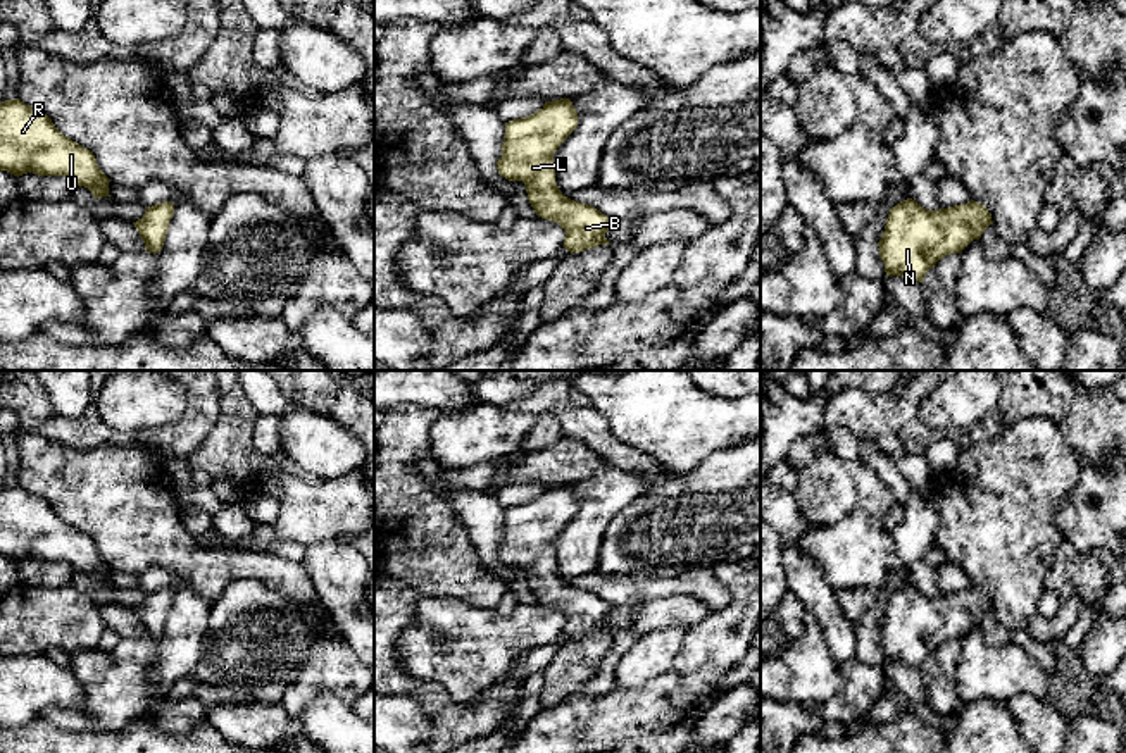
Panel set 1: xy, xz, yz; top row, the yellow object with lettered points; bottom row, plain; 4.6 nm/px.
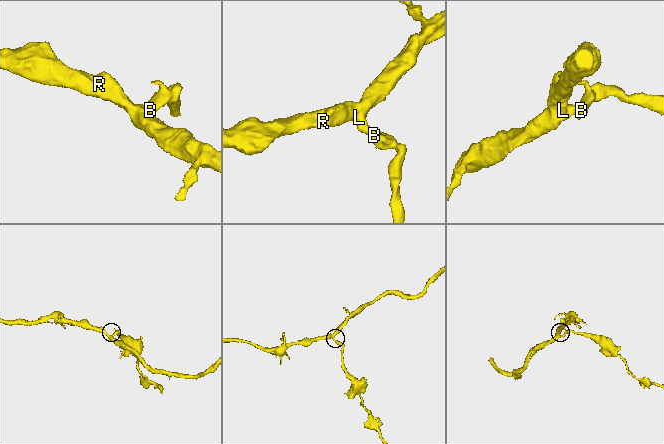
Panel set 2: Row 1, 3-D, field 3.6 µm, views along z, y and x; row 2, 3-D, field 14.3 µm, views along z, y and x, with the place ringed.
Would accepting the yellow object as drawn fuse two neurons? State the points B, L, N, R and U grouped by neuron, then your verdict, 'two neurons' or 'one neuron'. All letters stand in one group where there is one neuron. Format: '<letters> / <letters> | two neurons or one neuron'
B L N R U | one neuron

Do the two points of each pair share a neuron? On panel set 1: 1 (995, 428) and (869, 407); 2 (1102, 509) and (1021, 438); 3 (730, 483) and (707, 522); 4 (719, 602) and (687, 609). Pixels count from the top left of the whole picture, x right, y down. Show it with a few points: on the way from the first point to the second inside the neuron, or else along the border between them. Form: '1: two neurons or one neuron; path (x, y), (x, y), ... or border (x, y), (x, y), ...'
1: one neuron; path (964, 435), (918, 435), (900, 417)
2: two neurons; border (1078, 455), (1078, 483), (1061, 505), (1057, 522)
3: one neuron; path (730, 493), (730, 498), (716, 512)
4: two neurons; border (666, 597), (695, 597), (711, 610)

